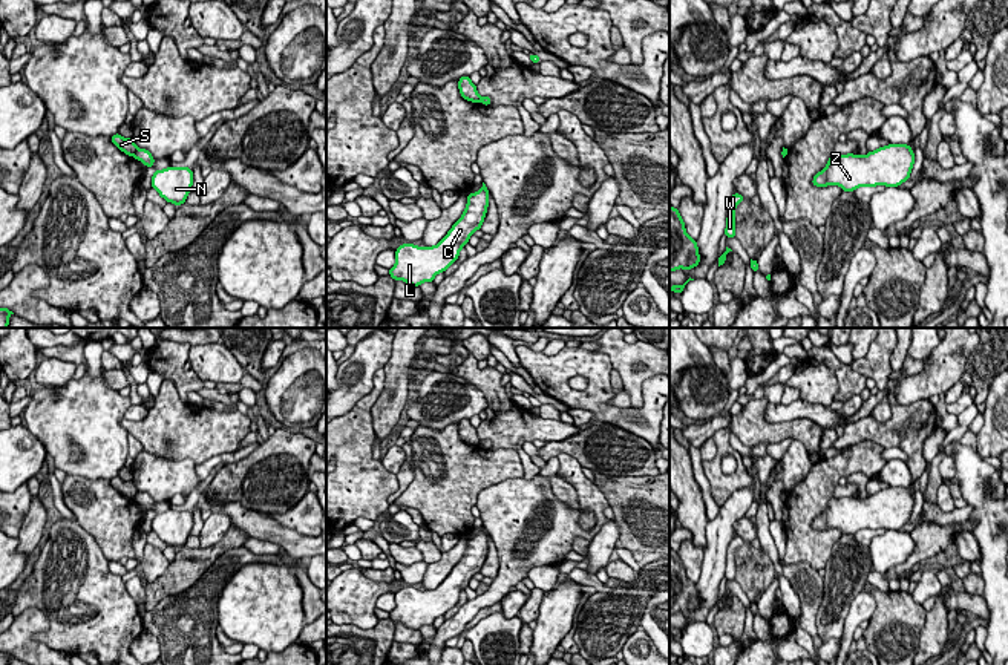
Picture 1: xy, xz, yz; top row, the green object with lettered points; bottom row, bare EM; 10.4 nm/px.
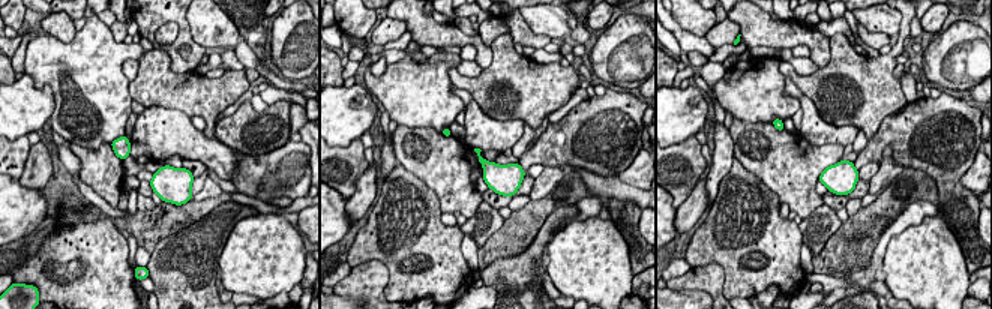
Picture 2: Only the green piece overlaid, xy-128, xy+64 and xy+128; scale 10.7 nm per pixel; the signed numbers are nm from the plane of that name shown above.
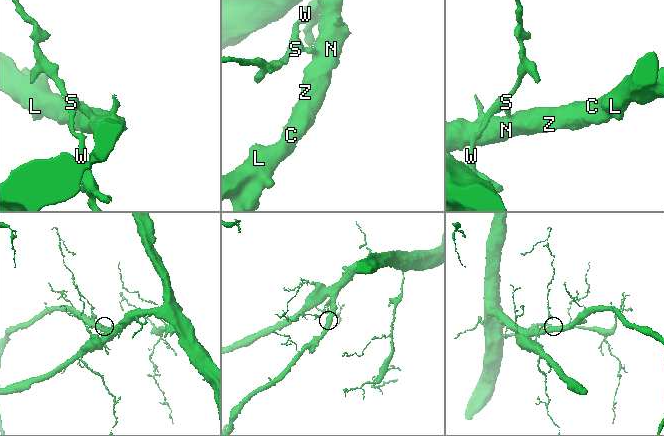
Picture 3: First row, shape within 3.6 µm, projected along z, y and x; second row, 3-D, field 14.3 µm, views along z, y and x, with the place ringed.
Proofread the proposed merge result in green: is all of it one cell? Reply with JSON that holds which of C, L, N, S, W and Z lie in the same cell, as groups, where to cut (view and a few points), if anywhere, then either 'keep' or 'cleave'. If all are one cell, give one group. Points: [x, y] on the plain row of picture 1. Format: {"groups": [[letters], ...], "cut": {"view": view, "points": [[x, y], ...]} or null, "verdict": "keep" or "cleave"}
{"groups": [["C", "L", "N", "Z"], ["S", "W"]], "cut": {"view": "xy", "points": [[138, 492], [134, 498]]}, "verdict": "cleave"}

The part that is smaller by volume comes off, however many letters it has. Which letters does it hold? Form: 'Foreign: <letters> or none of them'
Foreign: S, W

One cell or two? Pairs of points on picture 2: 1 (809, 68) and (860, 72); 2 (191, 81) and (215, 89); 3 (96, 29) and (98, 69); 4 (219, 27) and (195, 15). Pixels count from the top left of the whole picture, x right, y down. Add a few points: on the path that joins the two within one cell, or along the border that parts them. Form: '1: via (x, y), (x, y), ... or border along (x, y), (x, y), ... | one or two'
1: border along (784, 60), (800, 75), (811, 75), (820, 68) | two
2: via (197, 87), (209, 89) | one
3: via (96, 39), (98, 59) | one
4: via (213, 27), (201, 15) | one

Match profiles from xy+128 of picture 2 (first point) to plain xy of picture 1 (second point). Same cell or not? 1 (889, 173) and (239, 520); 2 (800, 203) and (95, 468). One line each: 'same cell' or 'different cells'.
1: different cells
2: different cells

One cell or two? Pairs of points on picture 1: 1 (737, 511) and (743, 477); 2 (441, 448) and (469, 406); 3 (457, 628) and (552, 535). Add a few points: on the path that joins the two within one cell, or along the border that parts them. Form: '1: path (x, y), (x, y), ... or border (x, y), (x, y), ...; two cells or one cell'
1: border (754, 483), (739, 488), (719, 506); two cells
2: border (457, 422), (443, 428), (422, 426); two cells
3: path (477, 604), (486, 599), (529, 560); one cell

